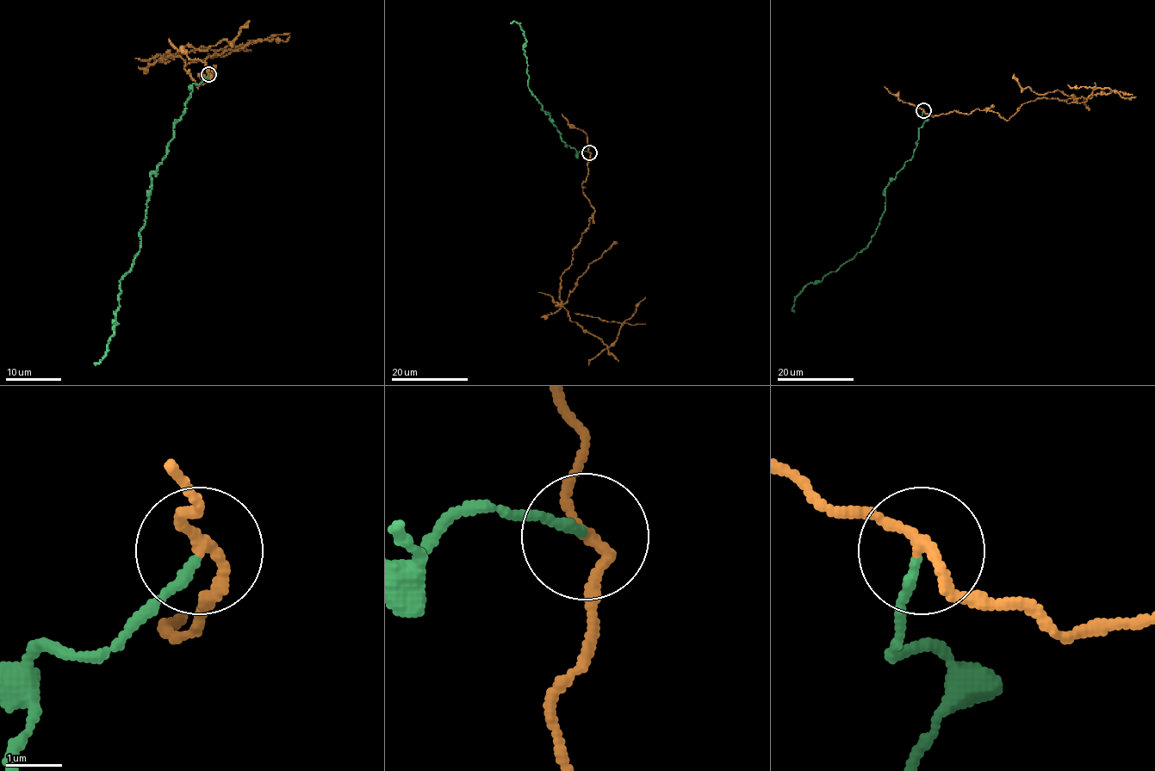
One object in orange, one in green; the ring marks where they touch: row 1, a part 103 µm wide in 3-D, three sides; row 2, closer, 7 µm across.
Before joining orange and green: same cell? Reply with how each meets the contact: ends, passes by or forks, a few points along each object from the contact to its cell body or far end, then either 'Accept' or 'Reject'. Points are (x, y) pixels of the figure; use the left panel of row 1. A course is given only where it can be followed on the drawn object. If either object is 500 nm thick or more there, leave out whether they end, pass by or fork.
At the ring orange passes by. At the ring green ends. Course of orange: (209, 73), (208, 82), (198, 75), (216, 73), (198, 87), (183, 59), (166, 58), (255, 41), (187, 65). Course of green: (209, 75), (192, 84), (166, 155), (151, 175), (141, 245), (120, 279), (117, 324), (106, 354), (94, 363). Reject

